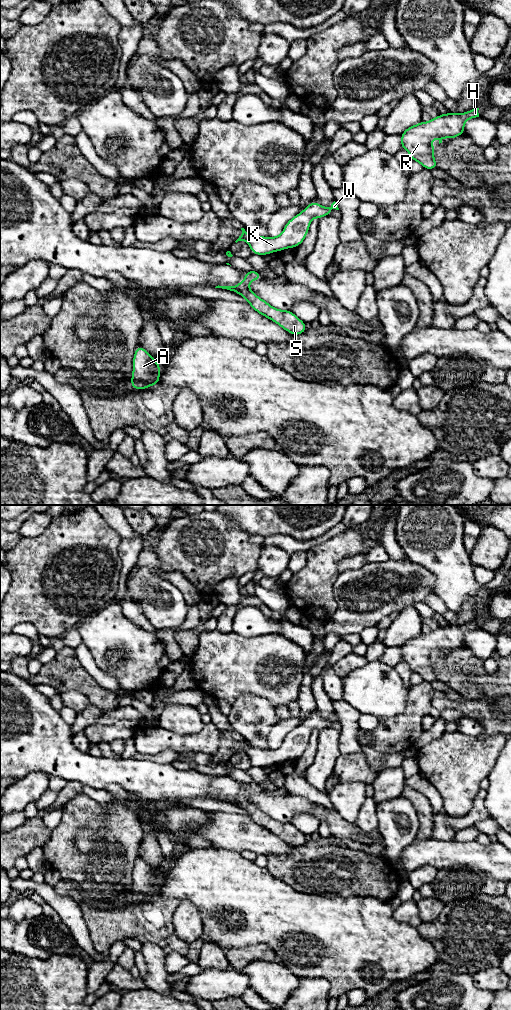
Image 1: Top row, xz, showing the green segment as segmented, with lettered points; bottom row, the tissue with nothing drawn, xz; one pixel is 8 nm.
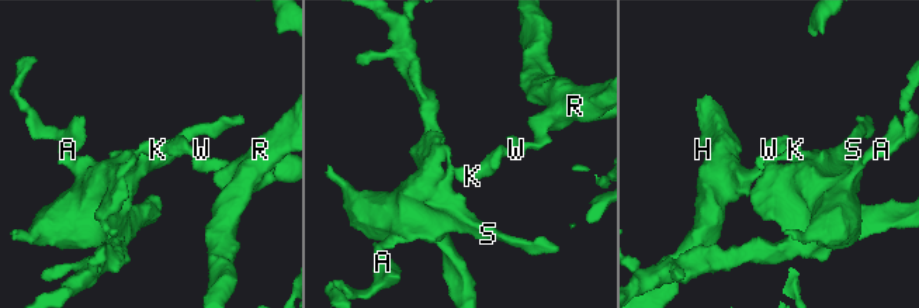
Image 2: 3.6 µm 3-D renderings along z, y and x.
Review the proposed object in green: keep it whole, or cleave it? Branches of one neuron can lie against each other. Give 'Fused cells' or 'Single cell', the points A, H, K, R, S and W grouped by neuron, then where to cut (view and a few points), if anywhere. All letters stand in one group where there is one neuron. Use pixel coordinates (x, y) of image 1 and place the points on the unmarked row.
Fused cells. Groups: A S / H K R W. Split along xz (248, 746), (245, 752)

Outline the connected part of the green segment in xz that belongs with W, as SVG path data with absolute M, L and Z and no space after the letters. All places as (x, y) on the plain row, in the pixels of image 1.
M312 713L301 725L295 727L286 735L279 748L263 749L248 746L246 754L249 756L252 766L261 768L297 759L306 750L312 731L329 728L333 721L339 722L335 713L328 720Z

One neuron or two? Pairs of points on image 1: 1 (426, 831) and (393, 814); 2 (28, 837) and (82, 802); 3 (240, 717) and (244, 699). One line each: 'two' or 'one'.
1: two
2: two
3: one

